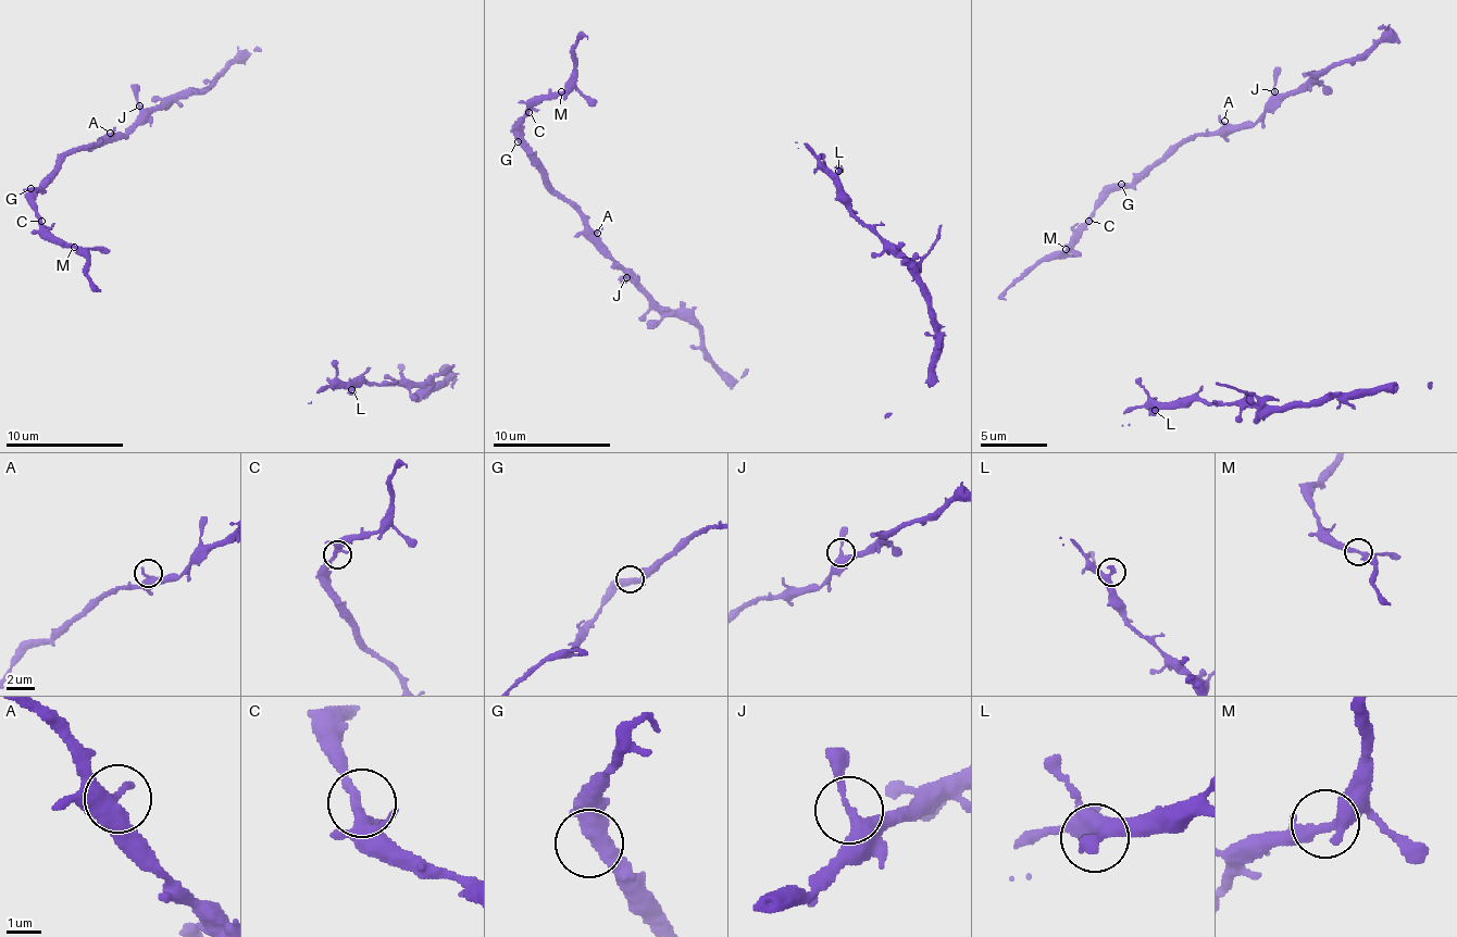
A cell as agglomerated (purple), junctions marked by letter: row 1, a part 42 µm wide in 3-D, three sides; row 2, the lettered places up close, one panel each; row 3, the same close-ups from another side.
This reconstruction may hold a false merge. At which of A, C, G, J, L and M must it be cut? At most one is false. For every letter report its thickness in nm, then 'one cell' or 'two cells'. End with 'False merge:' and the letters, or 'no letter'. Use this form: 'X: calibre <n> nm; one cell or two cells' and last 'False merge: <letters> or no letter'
A: calibre 420 nm; one cell
C: calibre 320 nm; one cell
G: calibre 440 nm; one cell
J: calibre 360 nm; one cell
L: calibre 440 nm; one cell
M: calibre 400 nm; one cell
False merge: no letter

